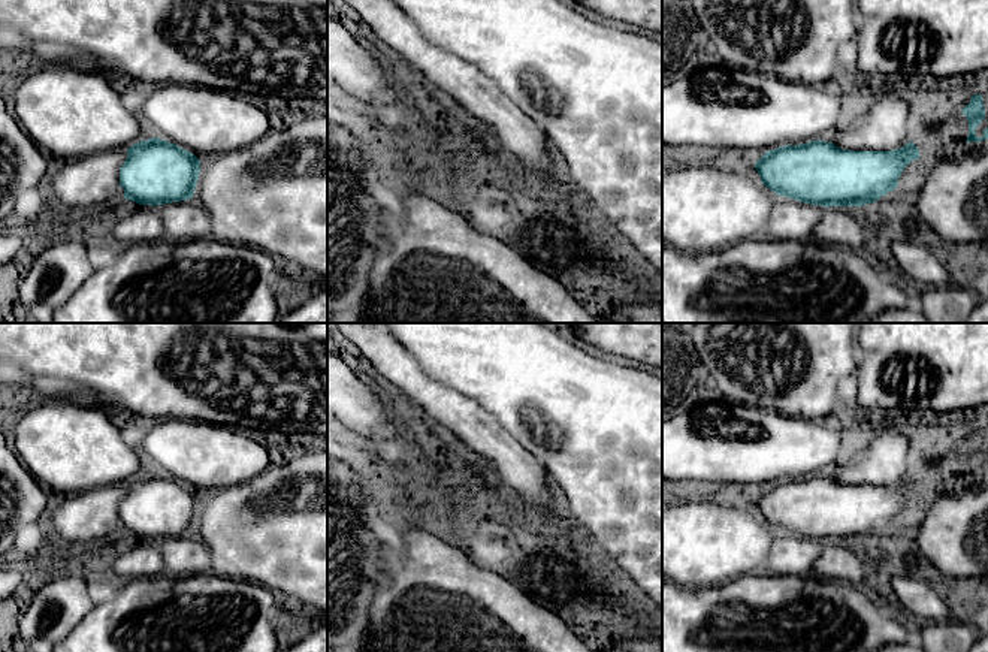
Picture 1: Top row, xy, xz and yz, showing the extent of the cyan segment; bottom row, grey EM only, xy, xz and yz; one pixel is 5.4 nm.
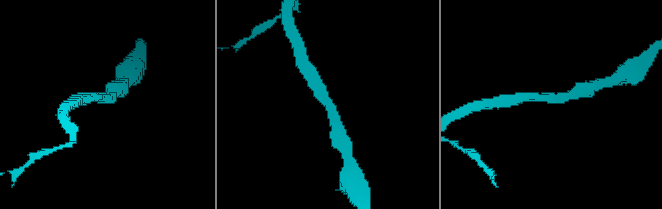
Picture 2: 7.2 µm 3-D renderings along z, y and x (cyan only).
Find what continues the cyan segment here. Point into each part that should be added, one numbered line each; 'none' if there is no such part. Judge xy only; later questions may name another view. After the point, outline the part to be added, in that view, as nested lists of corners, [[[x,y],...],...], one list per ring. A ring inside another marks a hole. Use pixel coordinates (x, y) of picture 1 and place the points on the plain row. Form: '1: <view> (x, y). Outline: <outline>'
none

